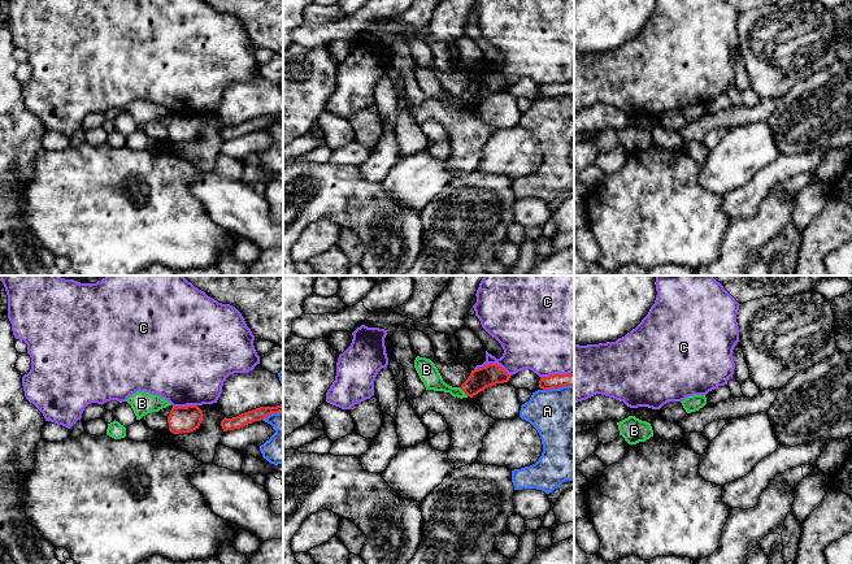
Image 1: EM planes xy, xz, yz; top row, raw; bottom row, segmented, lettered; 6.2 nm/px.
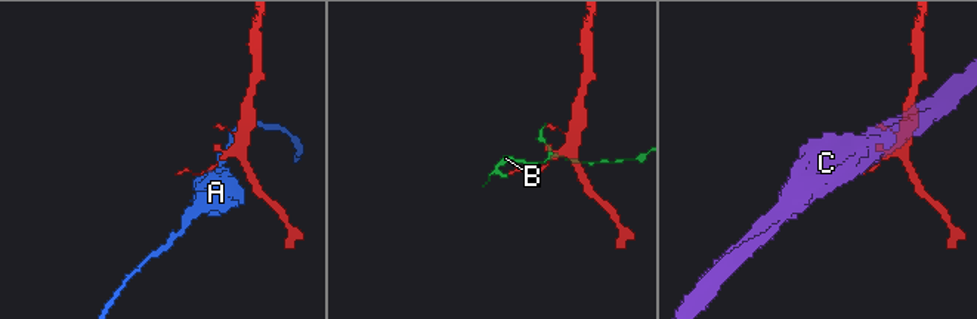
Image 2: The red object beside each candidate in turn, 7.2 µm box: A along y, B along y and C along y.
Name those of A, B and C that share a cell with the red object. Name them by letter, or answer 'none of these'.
none of these

